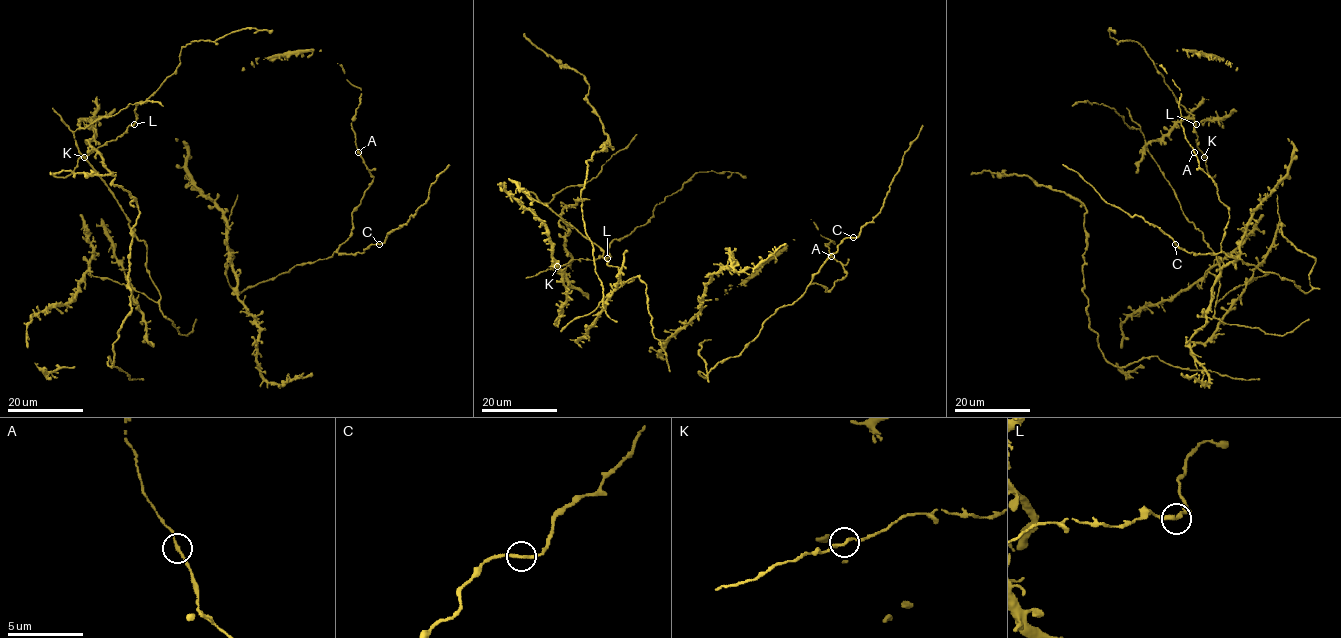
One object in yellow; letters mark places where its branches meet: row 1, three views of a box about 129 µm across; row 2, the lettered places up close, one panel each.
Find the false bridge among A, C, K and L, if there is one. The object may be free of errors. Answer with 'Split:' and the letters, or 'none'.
Split: none

